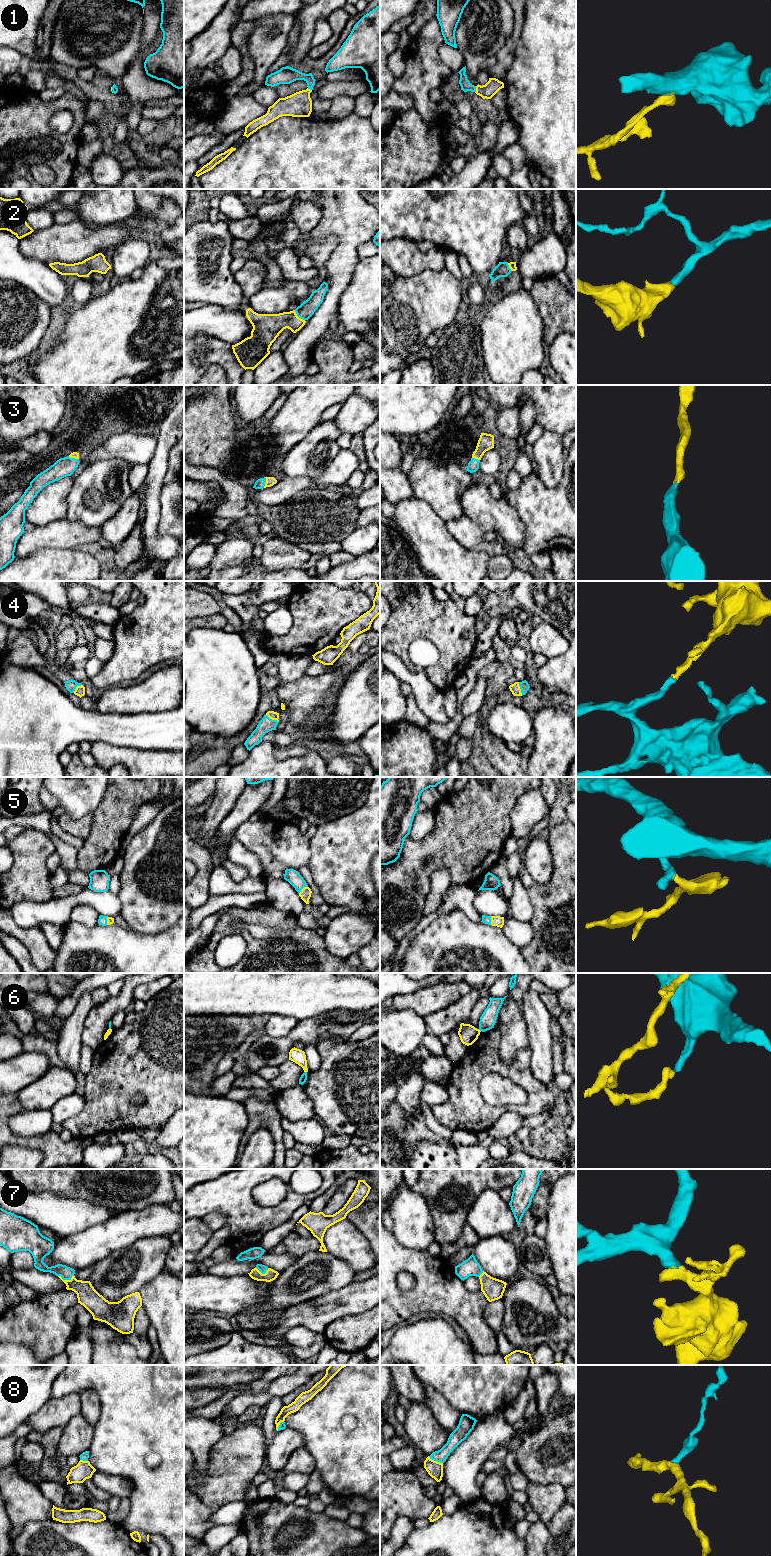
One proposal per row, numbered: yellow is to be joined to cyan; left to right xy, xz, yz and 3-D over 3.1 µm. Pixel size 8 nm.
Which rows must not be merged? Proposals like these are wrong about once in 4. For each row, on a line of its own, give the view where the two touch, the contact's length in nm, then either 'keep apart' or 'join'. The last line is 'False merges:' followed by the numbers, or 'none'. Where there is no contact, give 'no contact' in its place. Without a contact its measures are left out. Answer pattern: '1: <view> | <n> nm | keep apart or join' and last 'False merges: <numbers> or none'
1: yz | 60 nm | join
2: xz | 120 nm | join
3: xz | 90 nm | join
4: yz | 120 nm | join
5: xz | 90 nm | join
6: xz | 30 nm | keep apart
7: xy | 130 nm | join
8: yz | 130 nm | keep apart
False merges: 6, 8

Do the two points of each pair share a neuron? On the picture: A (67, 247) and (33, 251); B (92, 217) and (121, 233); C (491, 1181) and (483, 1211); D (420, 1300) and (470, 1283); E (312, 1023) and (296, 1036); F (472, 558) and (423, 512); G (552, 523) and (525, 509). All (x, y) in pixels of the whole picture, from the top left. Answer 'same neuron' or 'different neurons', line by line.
A: same neuron
B: different neurons
C: different neurons
D: different neurons
E: same neuron
F: same neuron
G: same neuron

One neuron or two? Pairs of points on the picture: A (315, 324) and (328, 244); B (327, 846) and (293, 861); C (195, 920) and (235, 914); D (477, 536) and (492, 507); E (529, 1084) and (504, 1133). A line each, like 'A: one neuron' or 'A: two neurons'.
A: two neurons
B: two neurons
C: two neurons
D: two neurons
E: two neurons

